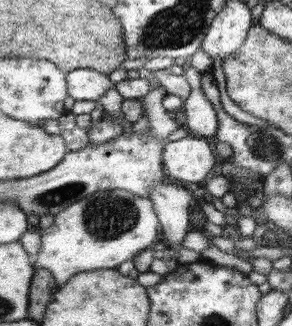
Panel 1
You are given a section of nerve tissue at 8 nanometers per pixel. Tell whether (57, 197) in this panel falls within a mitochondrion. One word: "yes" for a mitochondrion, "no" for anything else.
yes

